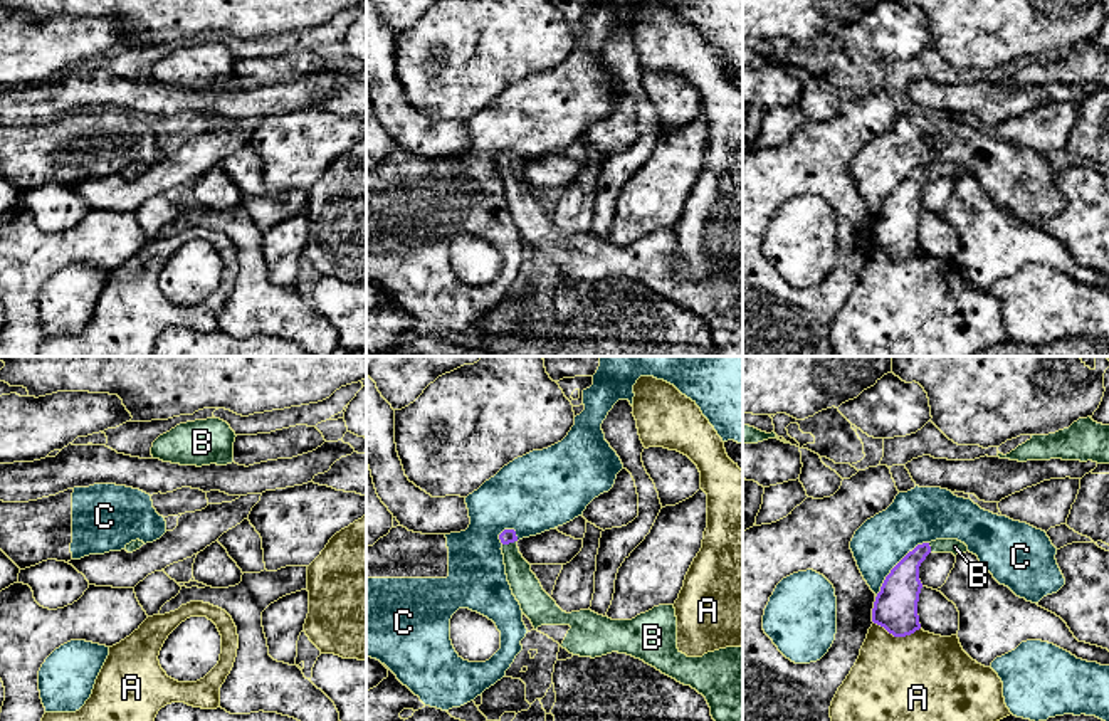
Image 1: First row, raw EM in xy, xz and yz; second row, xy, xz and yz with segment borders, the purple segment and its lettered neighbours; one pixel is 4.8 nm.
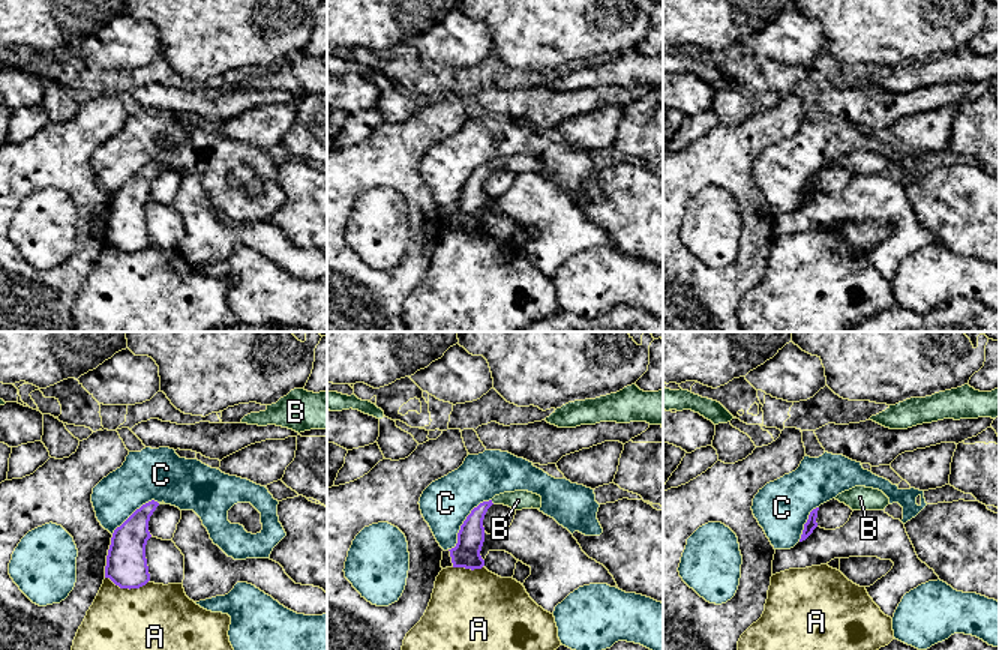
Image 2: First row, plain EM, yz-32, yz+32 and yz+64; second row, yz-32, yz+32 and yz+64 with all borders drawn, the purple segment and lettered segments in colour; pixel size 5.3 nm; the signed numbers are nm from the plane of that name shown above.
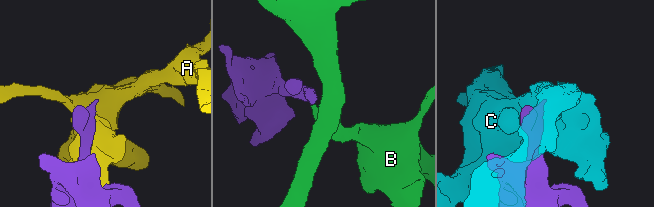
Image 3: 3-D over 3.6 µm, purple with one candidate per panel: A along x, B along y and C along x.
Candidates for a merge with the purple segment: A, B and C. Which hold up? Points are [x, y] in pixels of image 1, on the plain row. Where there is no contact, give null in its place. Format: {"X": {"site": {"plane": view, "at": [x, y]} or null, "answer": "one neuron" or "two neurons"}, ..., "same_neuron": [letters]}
{"A": {"site": {"plane": "yz", "at": [898, 259]}, "answer": "two neurons"}, "B": {"site": {"plane": "xz", "at": [509, 165]}, "answer": "one neuron"}, "C": {"site": {"plane": "yz", "at": [896, 189]}, "answer": "two neurons"}, "same_neuron": ["B"]}

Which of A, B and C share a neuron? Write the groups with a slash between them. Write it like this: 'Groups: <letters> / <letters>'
Groups: A / B / C

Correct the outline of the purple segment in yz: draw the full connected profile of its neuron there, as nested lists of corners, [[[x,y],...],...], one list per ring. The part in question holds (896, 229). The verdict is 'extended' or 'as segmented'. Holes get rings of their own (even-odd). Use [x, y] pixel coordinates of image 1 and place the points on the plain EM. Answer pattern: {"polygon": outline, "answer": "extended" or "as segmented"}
{"polygon": [[[936,163],[917,168],[886,200],[872,232],[872,245],[894,261],[906,261],[921,252],[917,225],[922,207],[919,190],[929,176],[966,176],[968,170],[958,163]]], "answer": "extended"}

